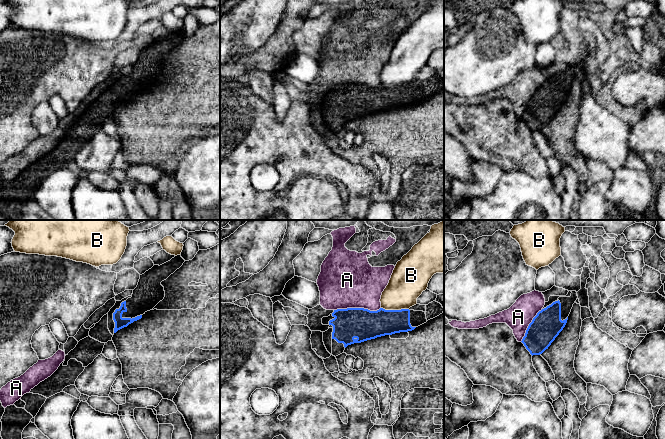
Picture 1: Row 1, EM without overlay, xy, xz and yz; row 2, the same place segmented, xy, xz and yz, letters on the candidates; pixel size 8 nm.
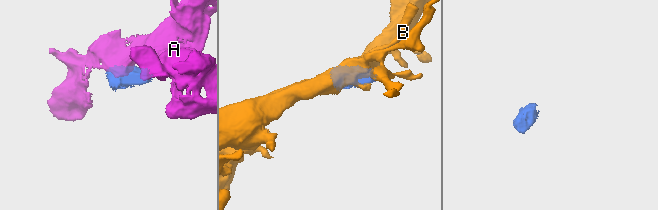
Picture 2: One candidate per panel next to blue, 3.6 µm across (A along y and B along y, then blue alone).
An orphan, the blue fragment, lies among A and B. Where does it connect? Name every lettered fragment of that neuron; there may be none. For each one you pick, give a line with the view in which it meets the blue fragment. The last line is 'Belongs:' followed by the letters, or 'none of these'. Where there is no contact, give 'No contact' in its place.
Belongs: none of these

